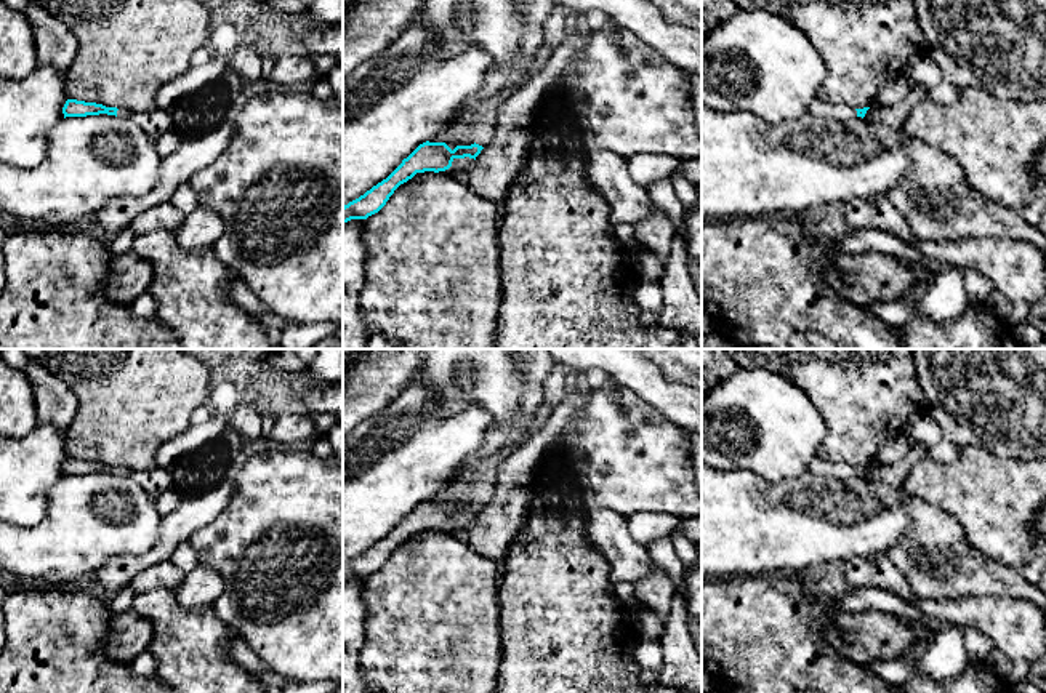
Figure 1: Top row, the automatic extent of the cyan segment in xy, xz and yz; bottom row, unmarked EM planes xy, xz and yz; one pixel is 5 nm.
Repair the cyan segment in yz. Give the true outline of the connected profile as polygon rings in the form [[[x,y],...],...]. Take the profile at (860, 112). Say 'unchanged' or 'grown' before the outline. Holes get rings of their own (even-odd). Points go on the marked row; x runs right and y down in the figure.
grown | [[[815,98],[809,104],[809,114],[820,118],[835,118],[839,122],[847,122],[847,120],[852,120],[854,117],[863,118],[868,109],[870,107],[854,109],[847,104],[828,104],[825,101],[820,101],[819,98]]]

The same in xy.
grown | [[[67,99],[62,107],[62,114],[64,114],[64,118],[66,117],[99,115],[99,114],[115,115],[115,117],[122,117],[122,118],[131,118],[133,112],[130,112],[127,109],[106,107],[106,106],[96,104],[96,102]]]

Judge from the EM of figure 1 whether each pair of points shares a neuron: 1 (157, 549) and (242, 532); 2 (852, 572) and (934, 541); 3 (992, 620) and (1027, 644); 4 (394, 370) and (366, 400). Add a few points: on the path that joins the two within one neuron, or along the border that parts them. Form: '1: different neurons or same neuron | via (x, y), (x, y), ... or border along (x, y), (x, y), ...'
1: different neurons | border along (218, 516), (201, 527), (189, 540)
2: different neurons | border along (886, 556), (910, 589)
3: same neuron | via (1000, 620), (1019, 636)
4: same neuron | via (386, 378), (372, 392)

